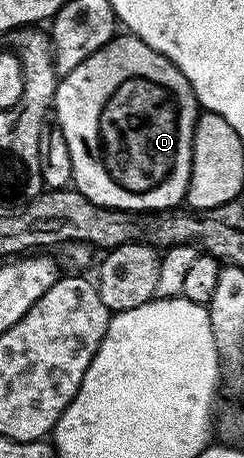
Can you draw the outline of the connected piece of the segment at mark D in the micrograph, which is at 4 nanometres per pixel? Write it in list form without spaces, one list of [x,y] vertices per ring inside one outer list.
[[[130,33],[109,40],[100,51],[81,61],[73,73],[62,76],[55,94],[53,119],[61,125],[61,133],[65,133],[69,144],[74,190],[113,210],[160,213],[178,208],[190,184],[195,122],[200,114],[200,105],[185,73],[173,61]]]

